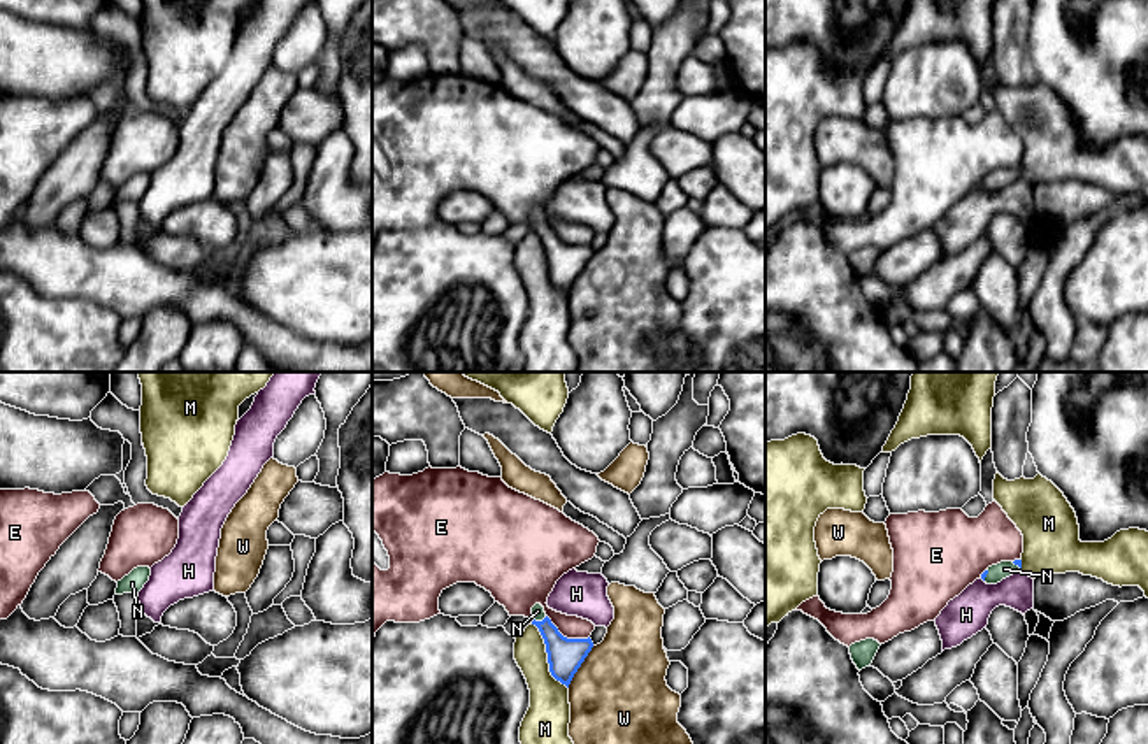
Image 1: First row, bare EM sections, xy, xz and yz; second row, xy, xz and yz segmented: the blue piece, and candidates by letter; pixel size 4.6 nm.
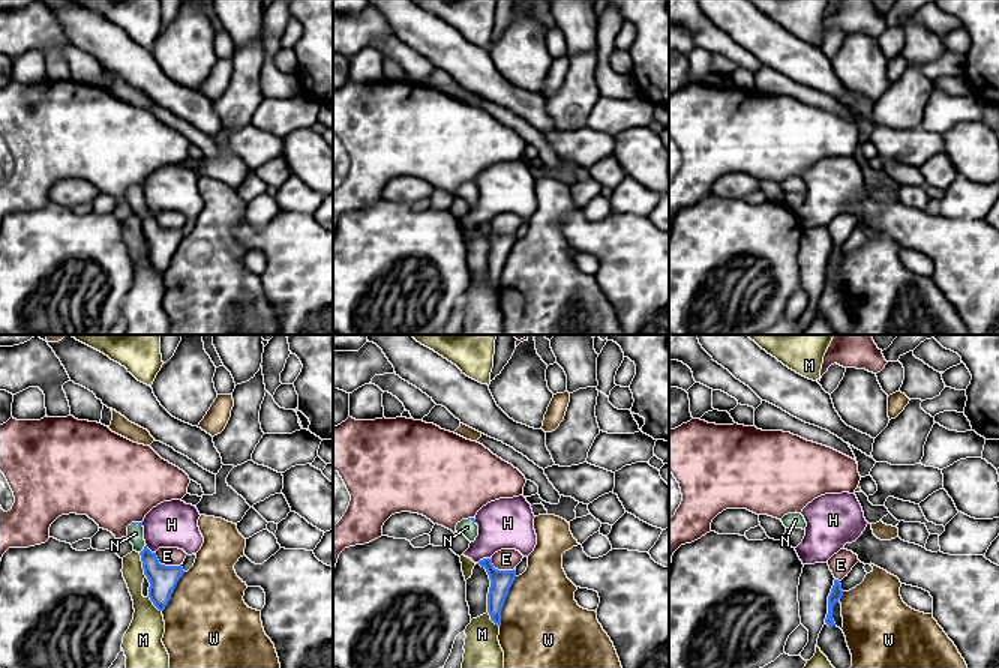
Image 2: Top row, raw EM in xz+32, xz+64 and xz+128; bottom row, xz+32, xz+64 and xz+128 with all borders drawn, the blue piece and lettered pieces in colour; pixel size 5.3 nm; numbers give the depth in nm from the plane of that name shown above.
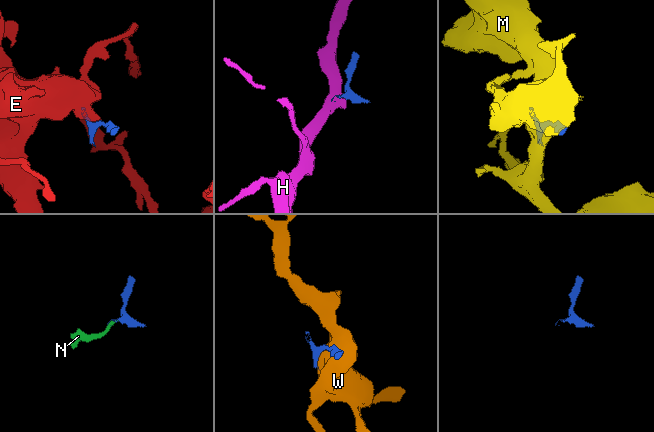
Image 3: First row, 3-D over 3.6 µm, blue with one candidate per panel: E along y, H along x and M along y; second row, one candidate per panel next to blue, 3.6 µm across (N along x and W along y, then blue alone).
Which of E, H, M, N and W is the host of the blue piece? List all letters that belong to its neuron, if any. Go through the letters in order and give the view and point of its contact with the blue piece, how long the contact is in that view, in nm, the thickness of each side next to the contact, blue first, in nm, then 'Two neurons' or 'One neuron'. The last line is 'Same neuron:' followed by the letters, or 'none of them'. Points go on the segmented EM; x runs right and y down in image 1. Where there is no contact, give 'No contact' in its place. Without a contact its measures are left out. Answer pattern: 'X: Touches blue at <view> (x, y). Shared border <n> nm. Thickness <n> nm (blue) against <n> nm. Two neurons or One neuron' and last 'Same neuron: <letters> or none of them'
E: Touches blue at xz (566, 637). Shared border 220 nm. Thickness 160 nm (blue) against 110 nm. Two neurons
H: No contact. Two neurons
M: Touches blue at xz (548, 657). Shared border 340 nm. Thickness 160 nm (blue) against 190 nm. Two neurons
N: Touches blue at xz (539, 622). Shared border 70 nm. Thickness 160 nm (blue) against 60 nm. One neuron
W: Touches blue at xz (580, 665). Shared border 220 nm. Thickness 160 nm (blue) against 440 nm. Two neurons
Same neuron: N

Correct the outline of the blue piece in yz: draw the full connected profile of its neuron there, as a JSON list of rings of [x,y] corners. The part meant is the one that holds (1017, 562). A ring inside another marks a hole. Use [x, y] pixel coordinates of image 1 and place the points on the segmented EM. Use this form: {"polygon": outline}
{"polygon": [[[1015,560],[1015,562],[1001,562],[997,565],[988,567],[983,574],[981,579],[987,584],[997,584],[1002,579],[1016,574],[1022,570],[1022,560]]]}

